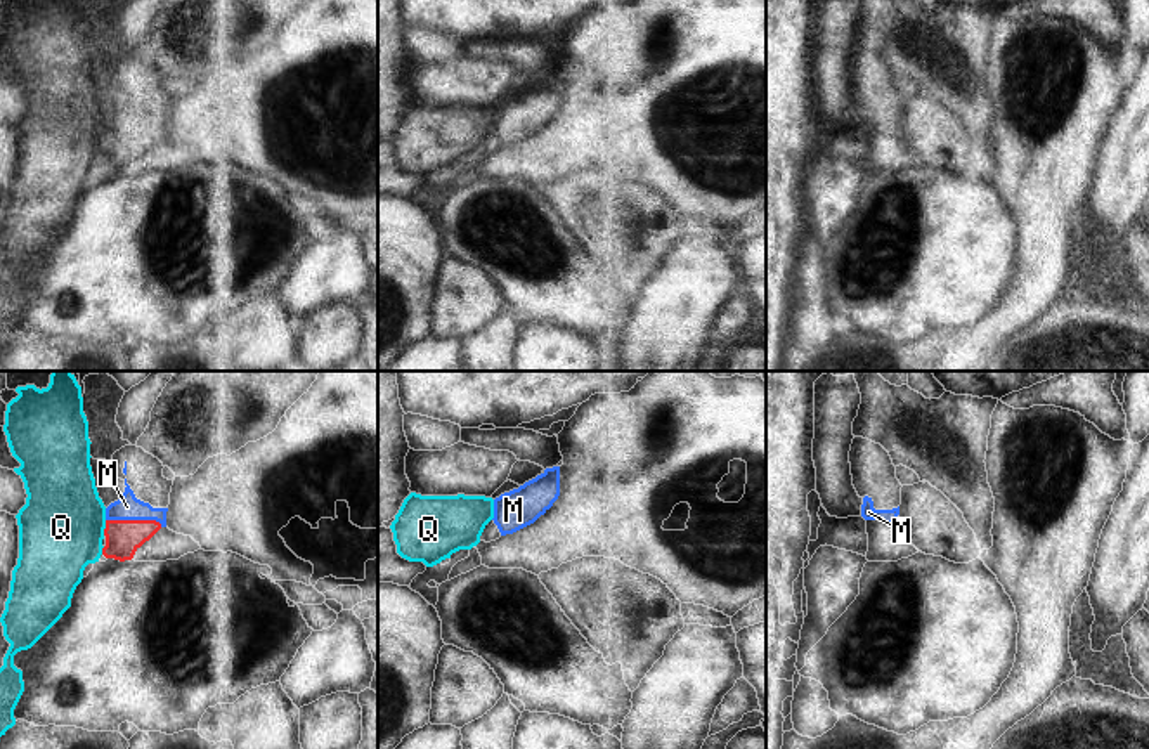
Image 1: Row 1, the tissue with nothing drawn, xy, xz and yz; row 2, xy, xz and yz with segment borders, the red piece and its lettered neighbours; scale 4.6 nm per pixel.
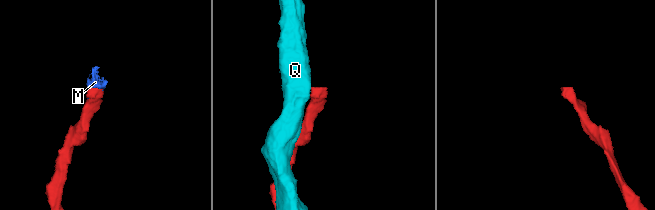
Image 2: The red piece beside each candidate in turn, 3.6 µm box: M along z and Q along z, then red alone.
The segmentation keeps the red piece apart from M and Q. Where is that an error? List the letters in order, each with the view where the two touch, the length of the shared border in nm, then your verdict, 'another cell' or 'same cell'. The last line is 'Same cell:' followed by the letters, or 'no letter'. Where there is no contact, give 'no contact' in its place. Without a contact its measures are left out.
M: xy | 260 nm | same cell
Q: xy | 70 nm | another cell
Same cell: M

